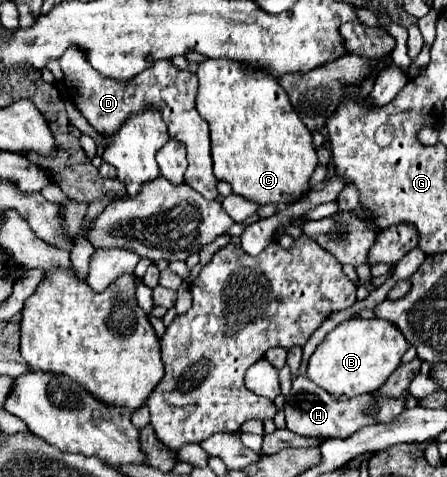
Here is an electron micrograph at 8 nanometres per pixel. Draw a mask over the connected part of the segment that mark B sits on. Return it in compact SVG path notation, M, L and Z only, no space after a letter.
M351 318L351 320L341 322L335 330L331 330L325 336L325 340L317 346L317 350L309 358L307 378L335 396L339 396L339 394L355 396L357 392L375 392L383 386L383 382L391 376L391 372L401 364L401 356L407 352L407 348L409 348L409 342L403 338L403 332L399 332L399 328L395 324L391 324L389 320Z

